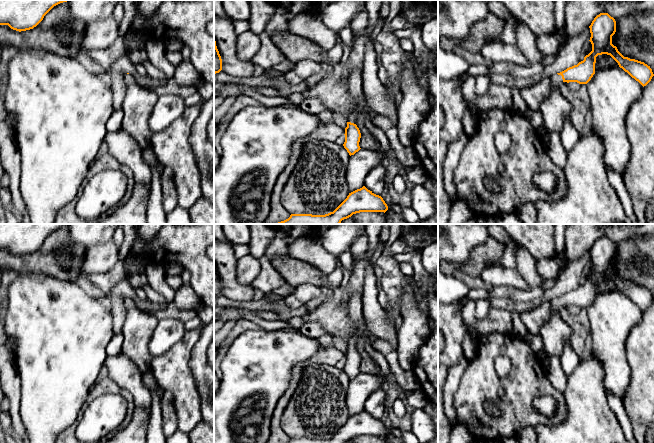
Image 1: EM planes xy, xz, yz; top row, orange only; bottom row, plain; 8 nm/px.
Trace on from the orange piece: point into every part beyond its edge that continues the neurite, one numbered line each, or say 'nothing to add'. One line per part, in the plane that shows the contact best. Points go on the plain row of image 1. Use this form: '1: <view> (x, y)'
1: yz (555, 333)

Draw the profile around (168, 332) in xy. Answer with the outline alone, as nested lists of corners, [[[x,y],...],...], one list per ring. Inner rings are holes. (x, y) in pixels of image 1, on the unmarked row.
[[[173,318],[159,320],[149,338],[148,348],[150,353],[154,357],[167,353],[171,346],[182,339],[185,331],[184,323],[181,320]]]

